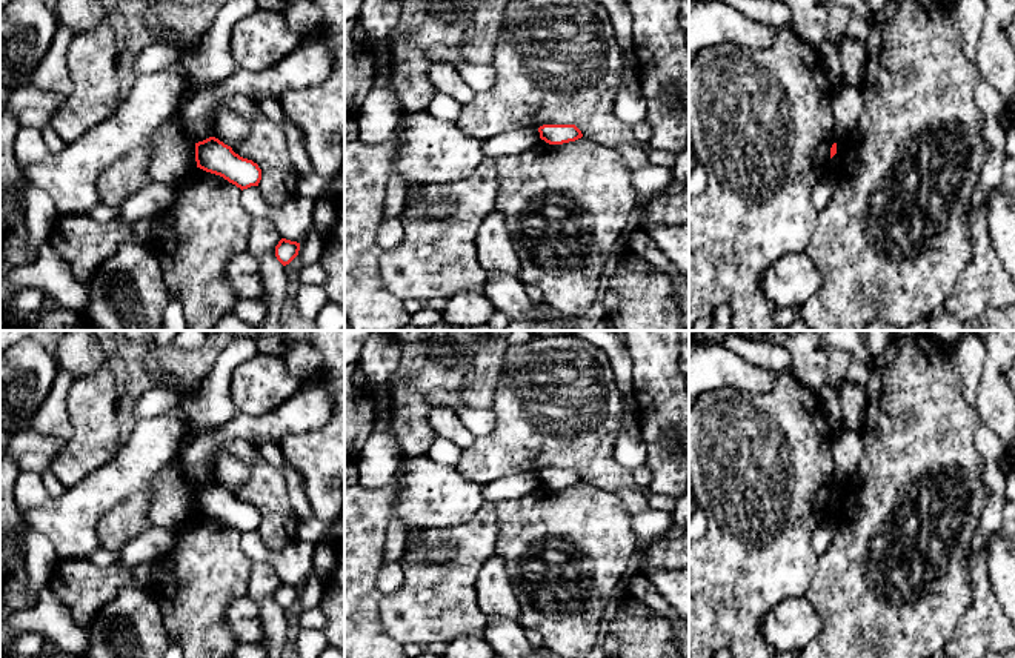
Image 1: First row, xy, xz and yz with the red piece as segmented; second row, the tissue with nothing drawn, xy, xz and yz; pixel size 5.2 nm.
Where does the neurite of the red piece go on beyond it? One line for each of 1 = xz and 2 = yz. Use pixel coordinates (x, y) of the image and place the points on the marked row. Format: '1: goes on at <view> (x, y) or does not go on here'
1: does not go on here
2: does not go on here

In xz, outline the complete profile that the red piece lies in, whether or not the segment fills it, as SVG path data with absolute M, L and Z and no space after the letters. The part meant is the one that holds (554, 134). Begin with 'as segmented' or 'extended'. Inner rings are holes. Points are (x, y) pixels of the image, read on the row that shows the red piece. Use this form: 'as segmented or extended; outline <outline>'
as segmented; outline M543 125L538 132L540 138L549 145L563 145L583 137L575 125Z

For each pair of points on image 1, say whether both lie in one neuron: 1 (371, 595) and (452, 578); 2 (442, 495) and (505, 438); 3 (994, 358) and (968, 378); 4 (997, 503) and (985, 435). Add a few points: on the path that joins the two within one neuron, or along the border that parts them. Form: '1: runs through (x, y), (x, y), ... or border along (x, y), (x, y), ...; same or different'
1: border along (385, 595), (380, 601), (383, 631); different
2: border along (452, 466), (463, 475), (483, 485); different
3: border along (986, 346), (981, 378), (974, 402); different
4: runs through (997, 486), (991, 471), (991, 452); same

